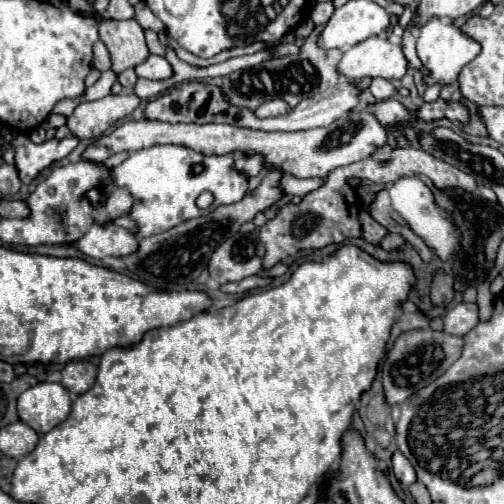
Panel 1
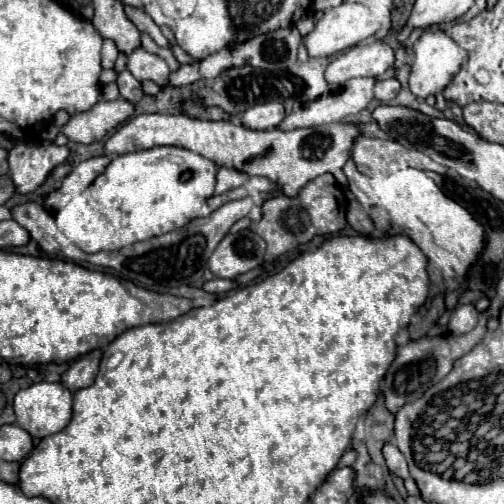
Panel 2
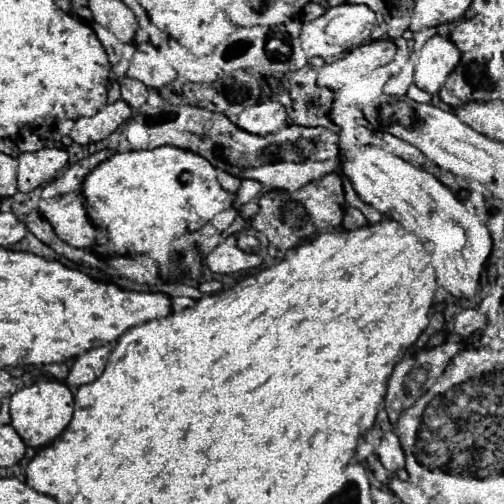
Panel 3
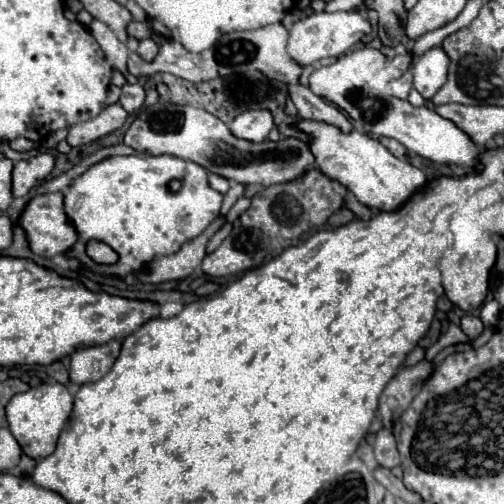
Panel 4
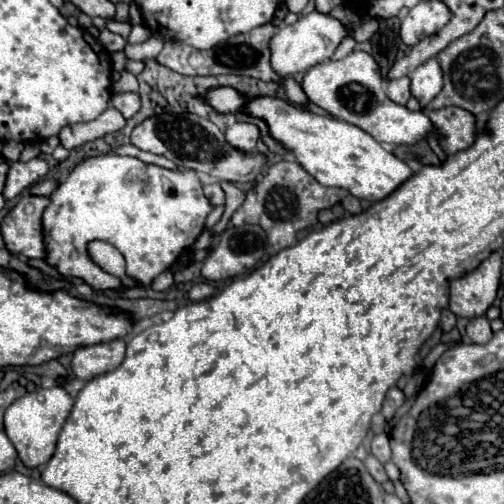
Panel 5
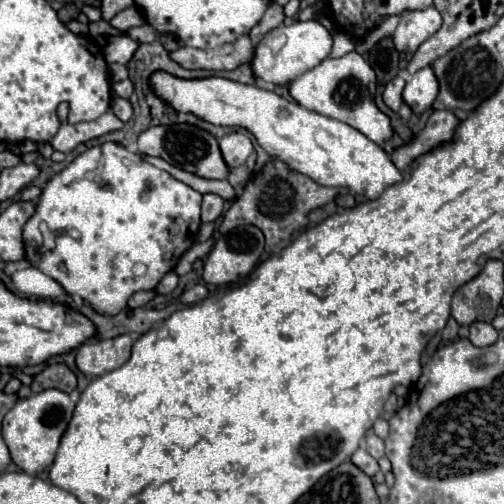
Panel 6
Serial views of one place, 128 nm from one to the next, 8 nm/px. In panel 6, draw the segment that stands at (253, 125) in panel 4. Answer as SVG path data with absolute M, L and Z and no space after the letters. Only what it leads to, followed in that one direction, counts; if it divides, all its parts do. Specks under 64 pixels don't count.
M232 132L232 134L224 136L218 144L220 144L220 150L222 150L226 164L232 170L242 166L248 160L248 156L252 154L252 142L244 132Z

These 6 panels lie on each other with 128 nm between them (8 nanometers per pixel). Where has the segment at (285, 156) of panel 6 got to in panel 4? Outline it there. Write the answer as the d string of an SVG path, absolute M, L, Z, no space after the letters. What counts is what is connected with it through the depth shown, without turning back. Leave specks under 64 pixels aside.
M300 118L294 128L308 134L308 144L316 160L316 168L330 180L346 186L362 204L372 210L396 210L402 202L406 202L416 190L426 184L426 176L422 170L390 154L376 138L366 132L342 132L338 126L306 118Z

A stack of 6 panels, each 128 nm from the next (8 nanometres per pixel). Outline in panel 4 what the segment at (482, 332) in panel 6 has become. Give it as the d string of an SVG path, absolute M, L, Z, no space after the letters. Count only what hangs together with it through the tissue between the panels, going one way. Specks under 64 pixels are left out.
M466 314L462 318L460 326L462 326L462 330L464 330L464 334L468 338L478 338L484 332L484 324L482 324L482 320L476 314Z

